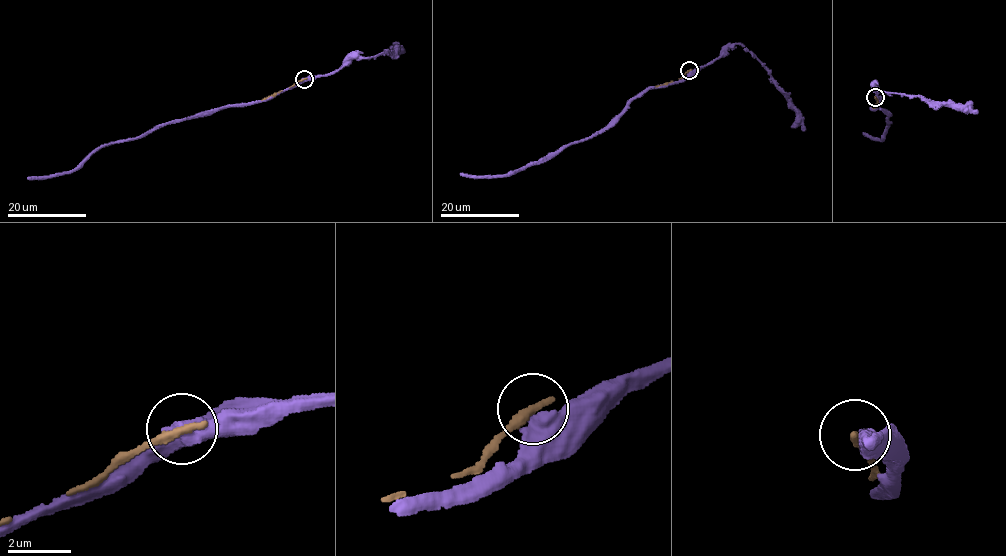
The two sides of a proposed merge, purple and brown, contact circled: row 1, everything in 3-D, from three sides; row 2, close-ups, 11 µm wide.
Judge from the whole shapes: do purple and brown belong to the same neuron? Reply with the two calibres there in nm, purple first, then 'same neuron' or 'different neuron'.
calibres 480 and 320 nm; different neuron

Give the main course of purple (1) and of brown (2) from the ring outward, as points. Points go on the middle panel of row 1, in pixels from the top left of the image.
1: (689, 71), (680, 81), (646, 88), (608, 124), (556, 154), (503, 174), (460, 173)
2: (689, 70), (680, 78), (655, 87)

